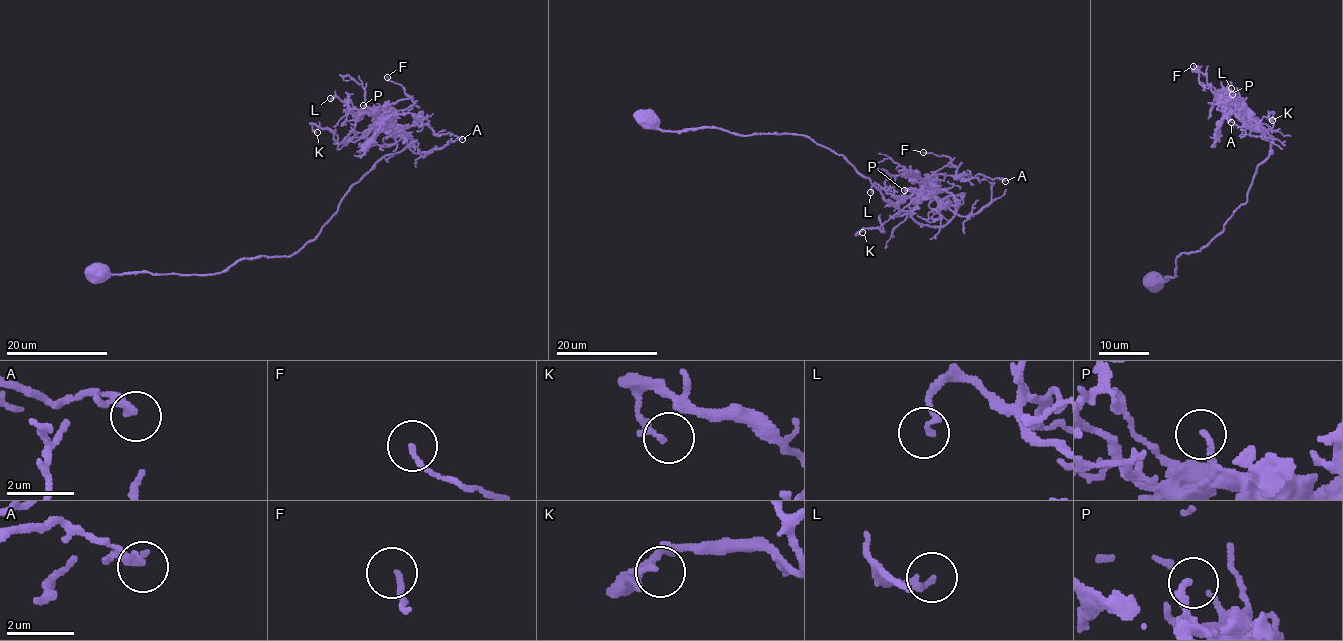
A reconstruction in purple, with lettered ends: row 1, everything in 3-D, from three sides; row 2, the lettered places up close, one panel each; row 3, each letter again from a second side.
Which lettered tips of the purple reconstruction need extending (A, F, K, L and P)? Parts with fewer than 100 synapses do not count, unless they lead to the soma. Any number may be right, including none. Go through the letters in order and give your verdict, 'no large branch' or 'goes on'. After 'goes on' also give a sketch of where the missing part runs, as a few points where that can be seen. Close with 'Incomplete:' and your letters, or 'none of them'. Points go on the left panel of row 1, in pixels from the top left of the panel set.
A: no large branch
F: no large branch
K: no large branch
L: no large branch
P: no large branch
Incomplete: none of them

